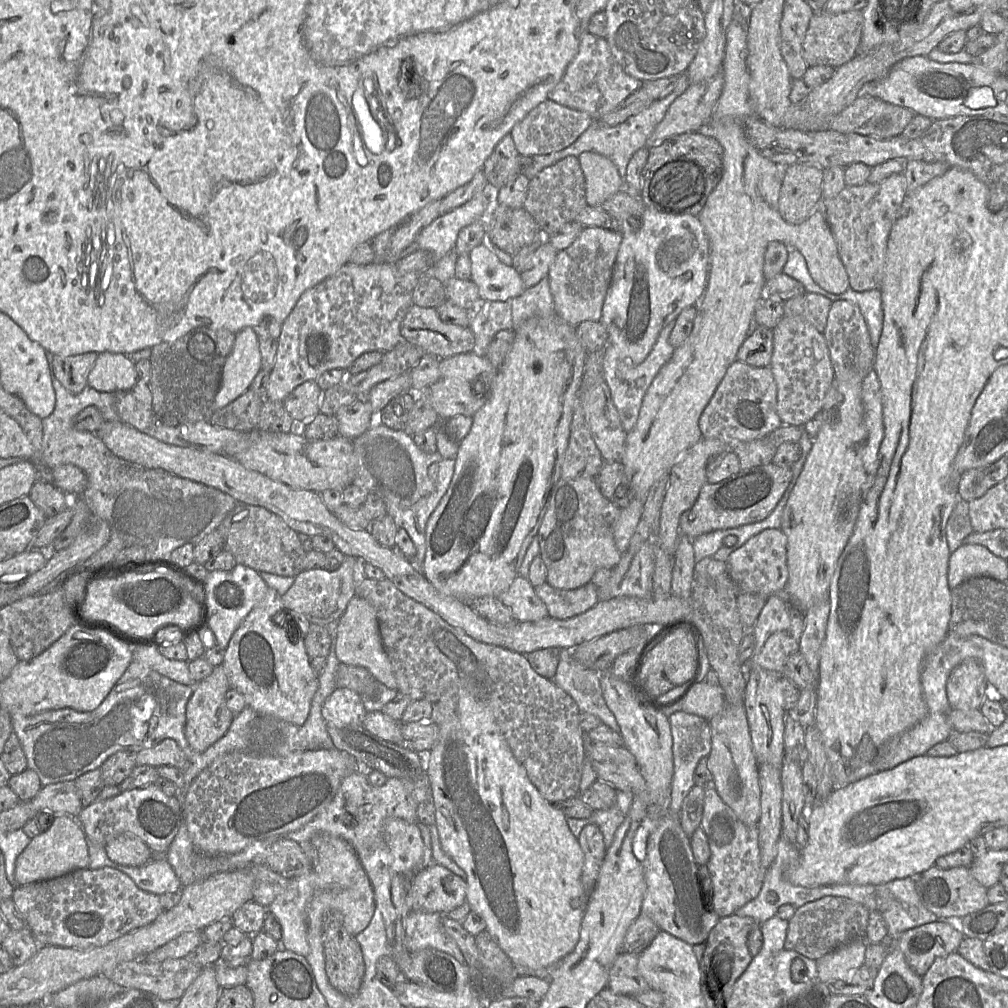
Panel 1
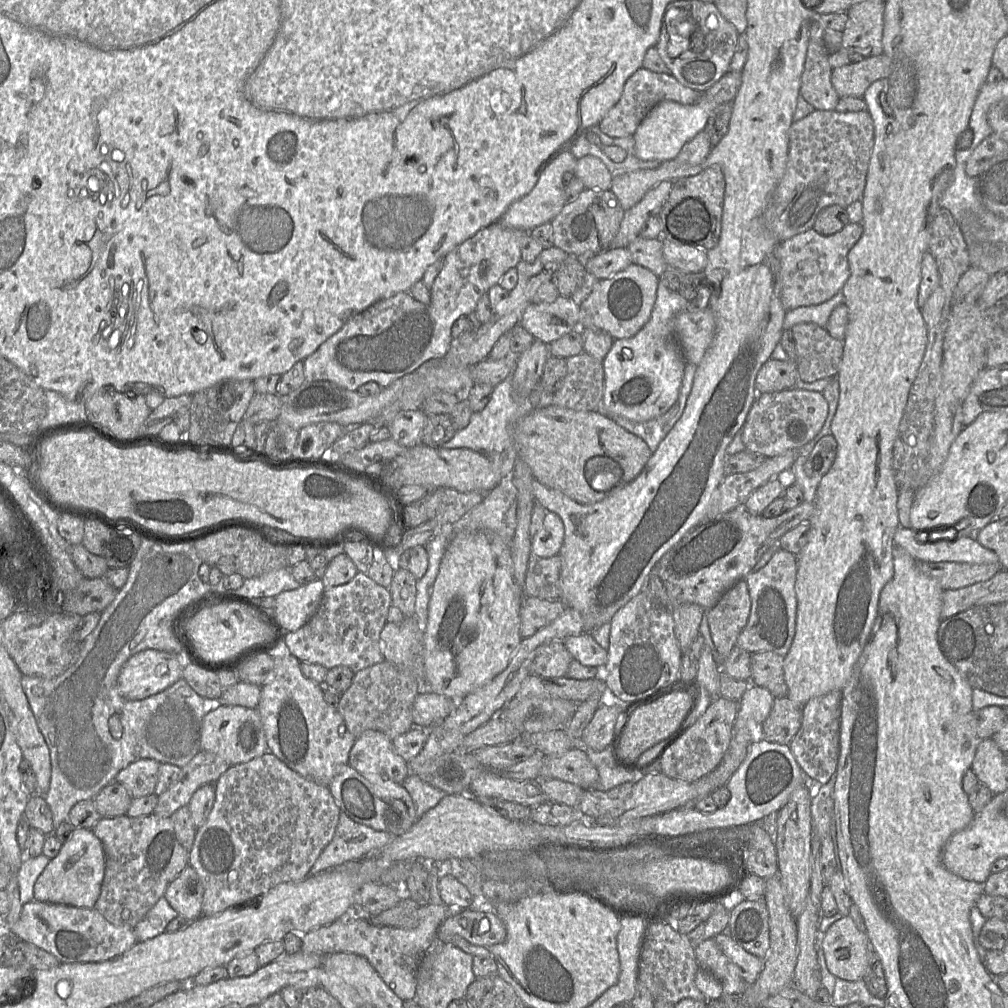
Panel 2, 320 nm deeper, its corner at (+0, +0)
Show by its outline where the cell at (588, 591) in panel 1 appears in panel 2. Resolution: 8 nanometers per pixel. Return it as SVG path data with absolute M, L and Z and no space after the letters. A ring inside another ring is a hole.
M524 595L521 608L521 638L528 638L566 610L560 599L547 600Z

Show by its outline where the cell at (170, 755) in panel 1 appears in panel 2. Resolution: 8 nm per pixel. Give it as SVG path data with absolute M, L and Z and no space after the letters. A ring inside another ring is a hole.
M138 759L120 770L115 781L122 784L132 798L153 794L159 764L154 759Z

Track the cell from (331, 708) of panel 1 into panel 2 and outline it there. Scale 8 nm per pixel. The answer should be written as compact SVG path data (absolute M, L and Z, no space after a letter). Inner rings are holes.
M376 730L363 732L349 753L349 764L364 776L375 776L402 784L411 772L396 752L391 739Z

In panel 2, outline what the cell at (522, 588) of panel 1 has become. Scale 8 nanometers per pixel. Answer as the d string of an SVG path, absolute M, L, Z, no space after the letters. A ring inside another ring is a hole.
M582 632L563 641L572 657L584 665L603 669L607 663L608 652L600 646L590 633Z

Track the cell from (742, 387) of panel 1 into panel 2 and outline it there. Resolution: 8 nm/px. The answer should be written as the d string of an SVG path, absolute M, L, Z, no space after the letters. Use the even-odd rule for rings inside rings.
M791 388L758 394L741 429L745 451L765 457L796 451L820 432L828 410L828 402L822 392Z

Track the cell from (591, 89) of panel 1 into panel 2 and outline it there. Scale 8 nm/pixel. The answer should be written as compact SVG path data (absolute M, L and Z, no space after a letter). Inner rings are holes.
M641 67L626 81L619 101L600 121L598 127L603 133L614 138L634 135L642 120L658 103L672 101L682 105L691 105L698 102L701 94L683 86L670 74L656 73Z

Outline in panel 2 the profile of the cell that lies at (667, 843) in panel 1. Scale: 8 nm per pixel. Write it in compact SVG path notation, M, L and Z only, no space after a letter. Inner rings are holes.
M723 933L713 938L723 953L738 967L748 984L754 984L764 969L764 960L747 952L731 935Z

